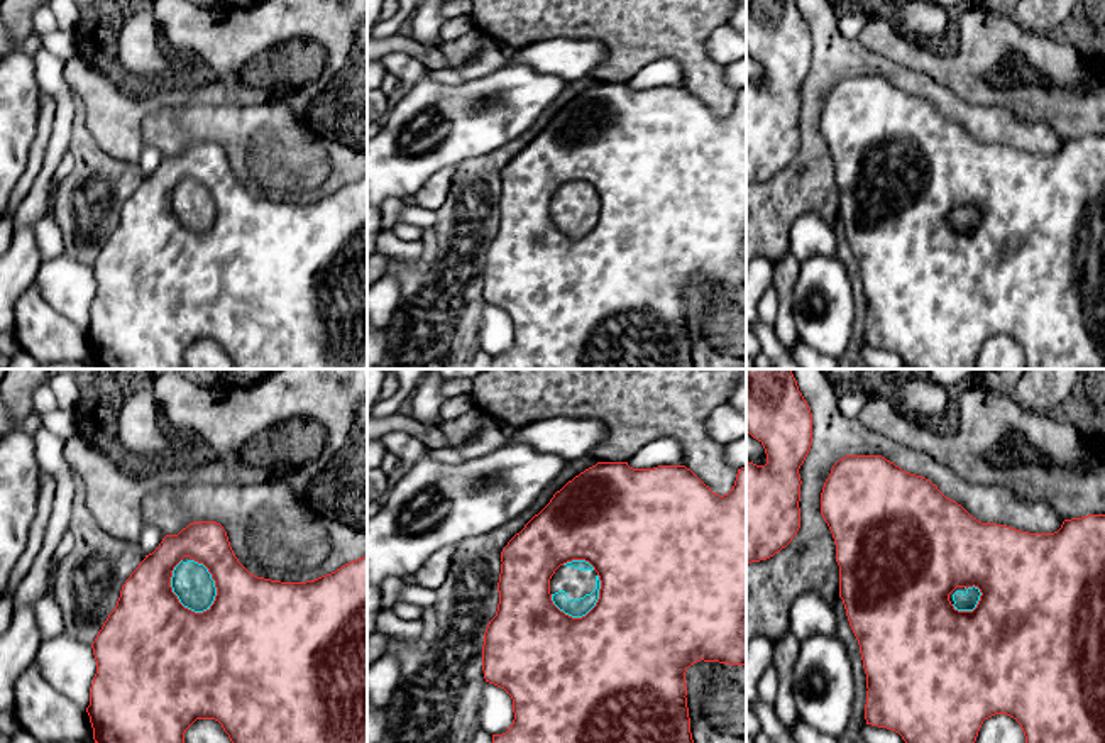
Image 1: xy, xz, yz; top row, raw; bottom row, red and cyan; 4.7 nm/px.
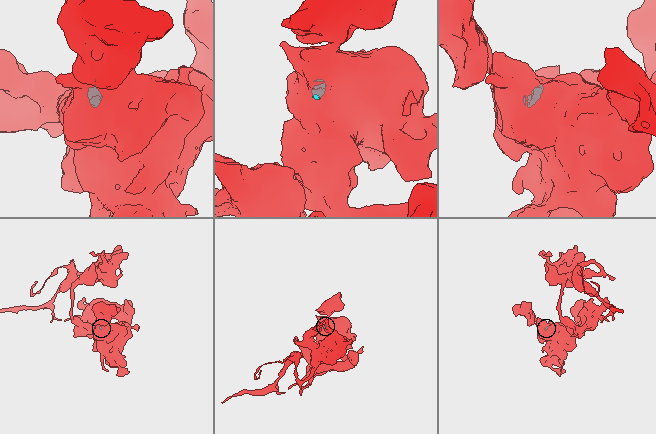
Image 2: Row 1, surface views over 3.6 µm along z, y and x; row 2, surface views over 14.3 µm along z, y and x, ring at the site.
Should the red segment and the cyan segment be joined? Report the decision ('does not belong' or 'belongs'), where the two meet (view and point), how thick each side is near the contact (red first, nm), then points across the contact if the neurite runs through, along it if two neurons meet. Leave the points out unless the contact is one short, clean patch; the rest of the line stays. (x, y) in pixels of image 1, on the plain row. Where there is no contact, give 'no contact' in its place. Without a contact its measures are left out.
does not belong; contact xy (171, 212); calibres 440 and 190 nm

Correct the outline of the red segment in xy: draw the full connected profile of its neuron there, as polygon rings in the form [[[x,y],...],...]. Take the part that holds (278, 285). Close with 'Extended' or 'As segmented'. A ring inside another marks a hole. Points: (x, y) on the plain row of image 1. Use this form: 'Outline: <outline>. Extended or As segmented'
Outline: [[[190,144],[178,156],[166,156],[159,168],[146,176],[130,195],[122,206],[115,230],[108,235],[91,269],[96,281],[96,294],[93,298],[86,333],[93,349],[93,360],[102,369],[181,369],[186,350],[196,340],[218,342],[235,369],[367,369],[367,176],[315,201],[271,201],[250,195],[239,183],[230,168],[227,152],[220,144]],[[184,178],[203,184],[215,201],[215,222],[203,234],[184,228],[173,213],[173,191]]]. As segmented

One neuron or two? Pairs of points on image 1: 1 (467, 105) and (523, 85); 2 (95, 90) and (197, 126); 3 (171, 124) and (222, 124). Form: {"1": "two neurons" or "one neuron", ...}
{"1": "one neuron", "2": "two neurons", "3": "one neuron"}

